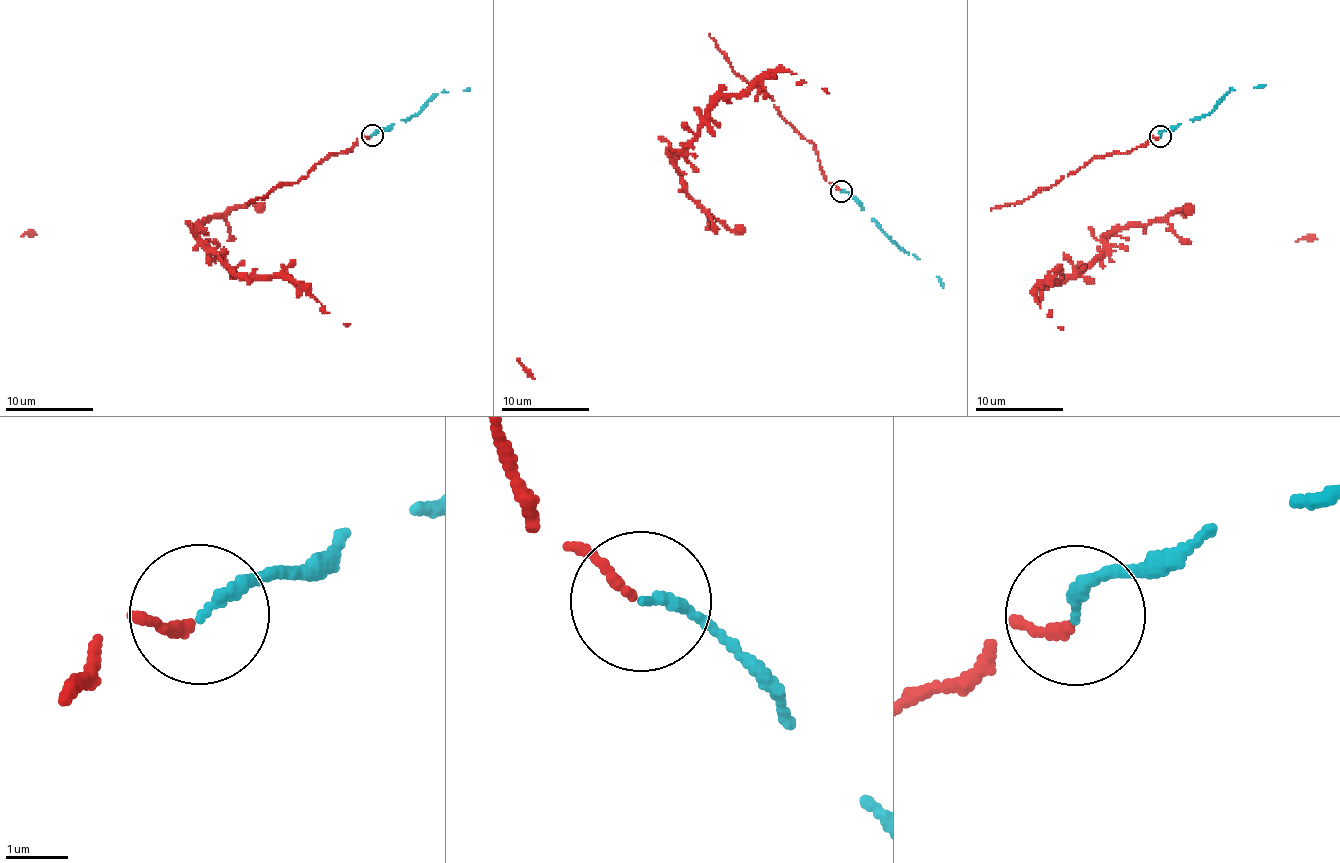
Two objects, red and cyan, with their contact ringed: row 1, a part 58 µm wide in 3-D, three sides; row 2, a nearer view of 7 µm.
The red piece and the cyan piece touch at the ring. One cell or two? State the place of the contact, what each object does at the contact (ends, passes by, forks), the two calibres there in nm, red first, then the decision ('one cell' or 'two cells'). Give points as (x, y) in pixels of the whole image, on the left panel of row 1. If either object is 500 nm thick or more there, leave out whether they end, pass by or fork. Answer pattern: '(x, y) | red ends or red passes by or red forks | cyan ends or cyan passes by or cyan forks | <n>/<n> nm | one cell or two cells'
(372, 135) | red ends | cyan ends | 140/180 nm | one cell

